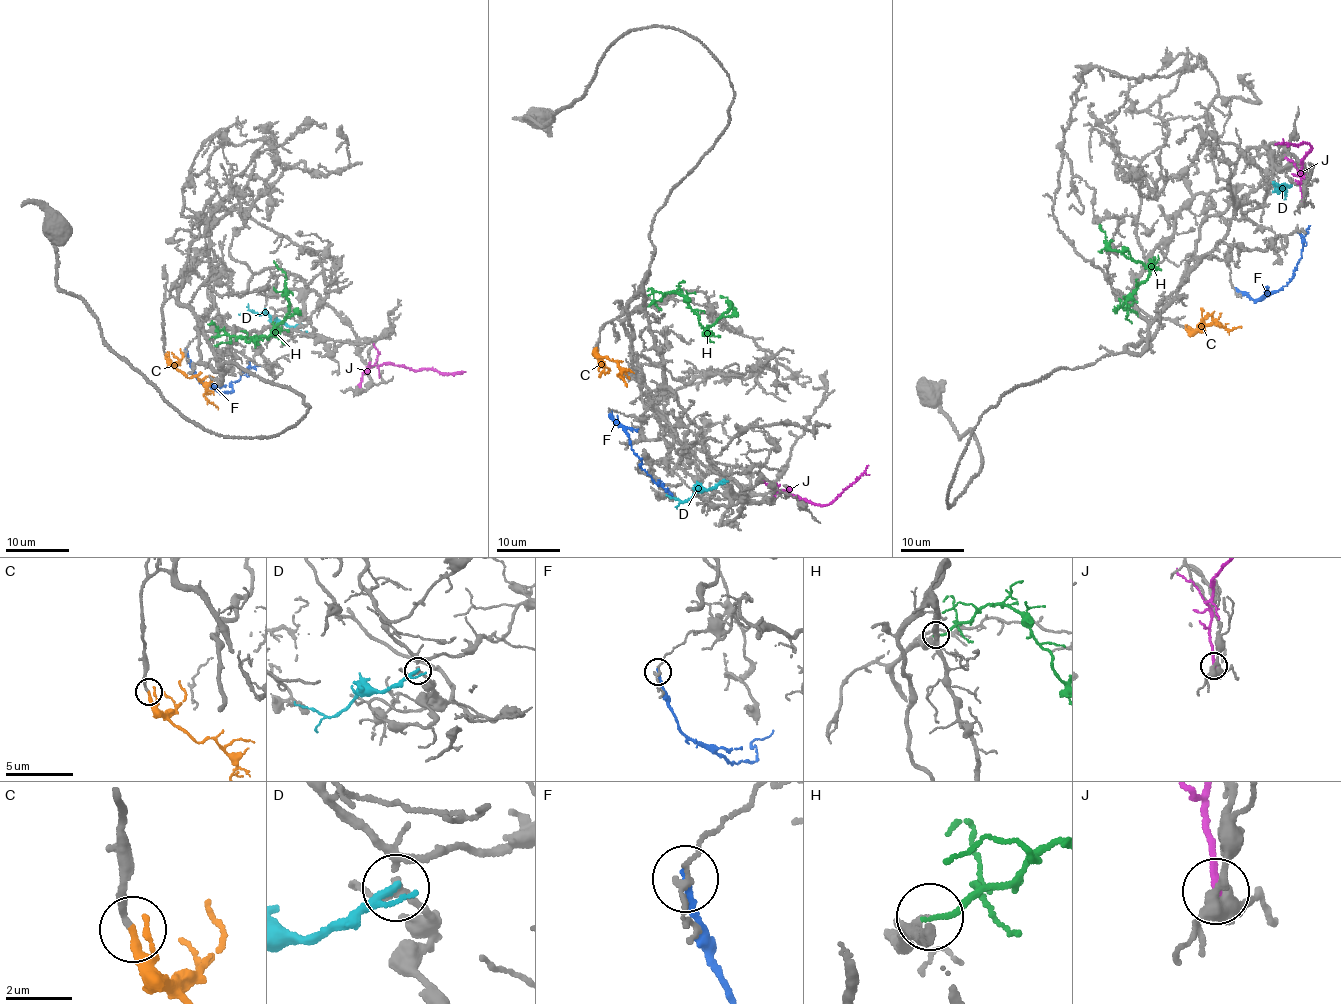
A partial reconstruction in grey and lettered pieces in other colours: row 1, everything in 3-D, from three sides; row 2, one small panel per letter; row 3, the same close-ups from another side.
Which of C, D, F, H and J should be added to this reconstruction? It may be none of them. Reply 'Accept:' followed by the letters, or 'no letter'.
Accept: C, H

